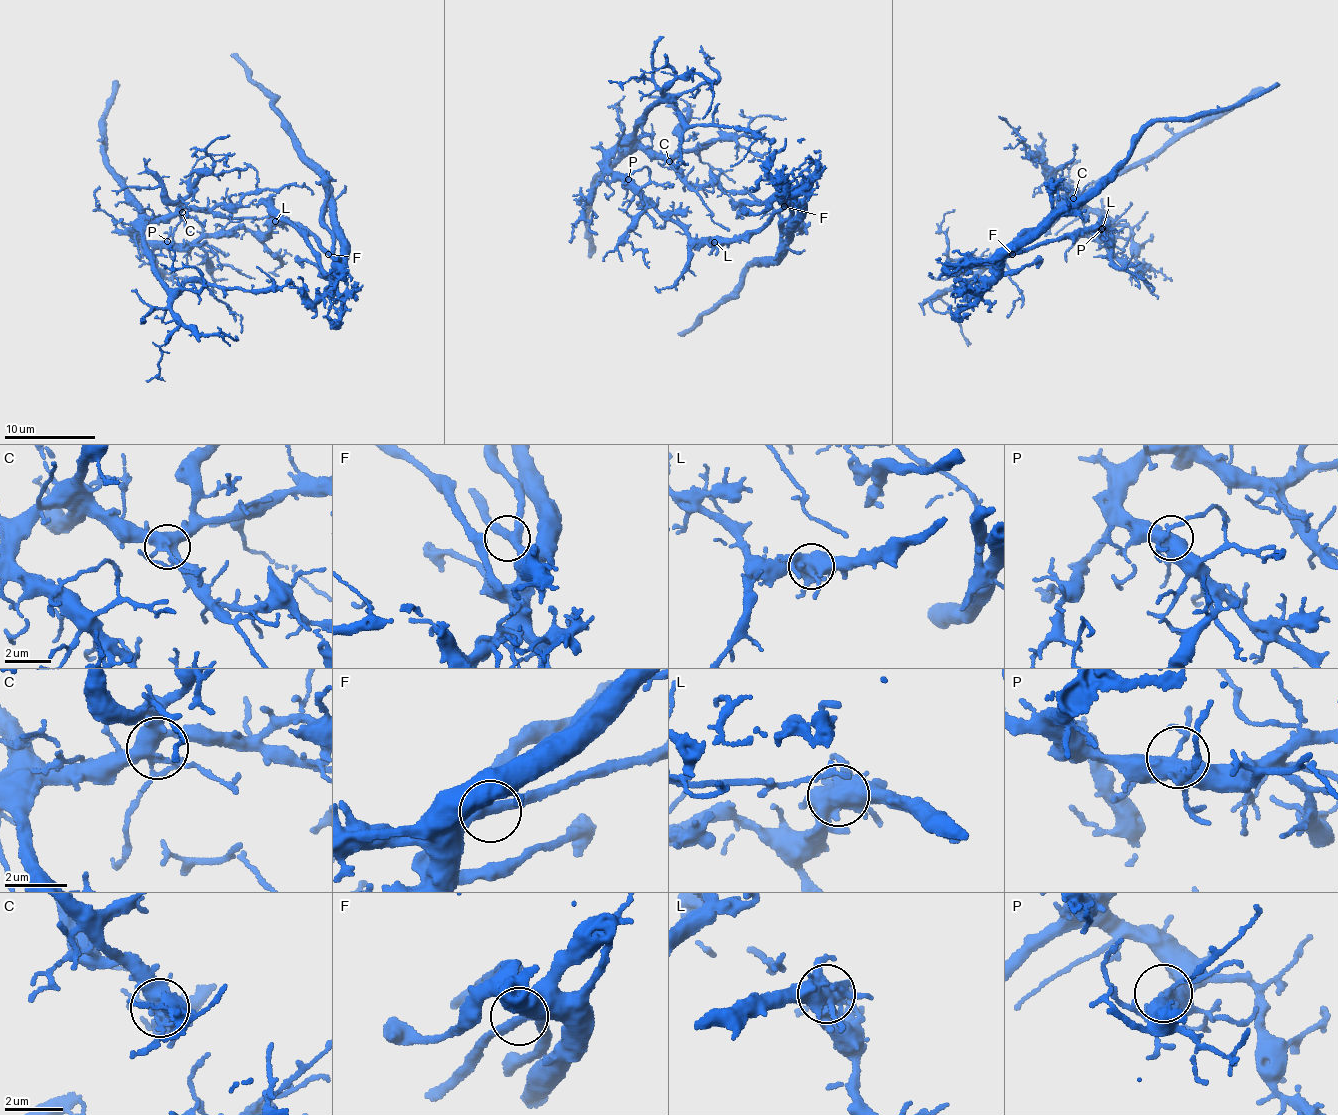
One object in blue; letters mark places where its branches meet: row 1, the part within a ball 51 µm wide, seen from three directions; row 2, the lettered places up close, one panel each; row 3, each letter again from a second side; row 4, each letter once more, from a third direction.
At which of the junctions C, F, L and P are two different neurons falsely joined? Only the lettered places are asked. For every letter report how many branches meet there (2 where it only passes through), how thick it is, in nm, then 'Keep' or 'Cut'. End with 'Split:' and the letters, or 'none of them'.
C: Branches: 5. Thickness 440 nm. Keep
F: Branches: 3. Thickness 320 nm. Keep
L: Branches: 6. Thickness 600 nm. Cut
P: Branches: 5. Thickness 440 nm. Keep
Split: L

